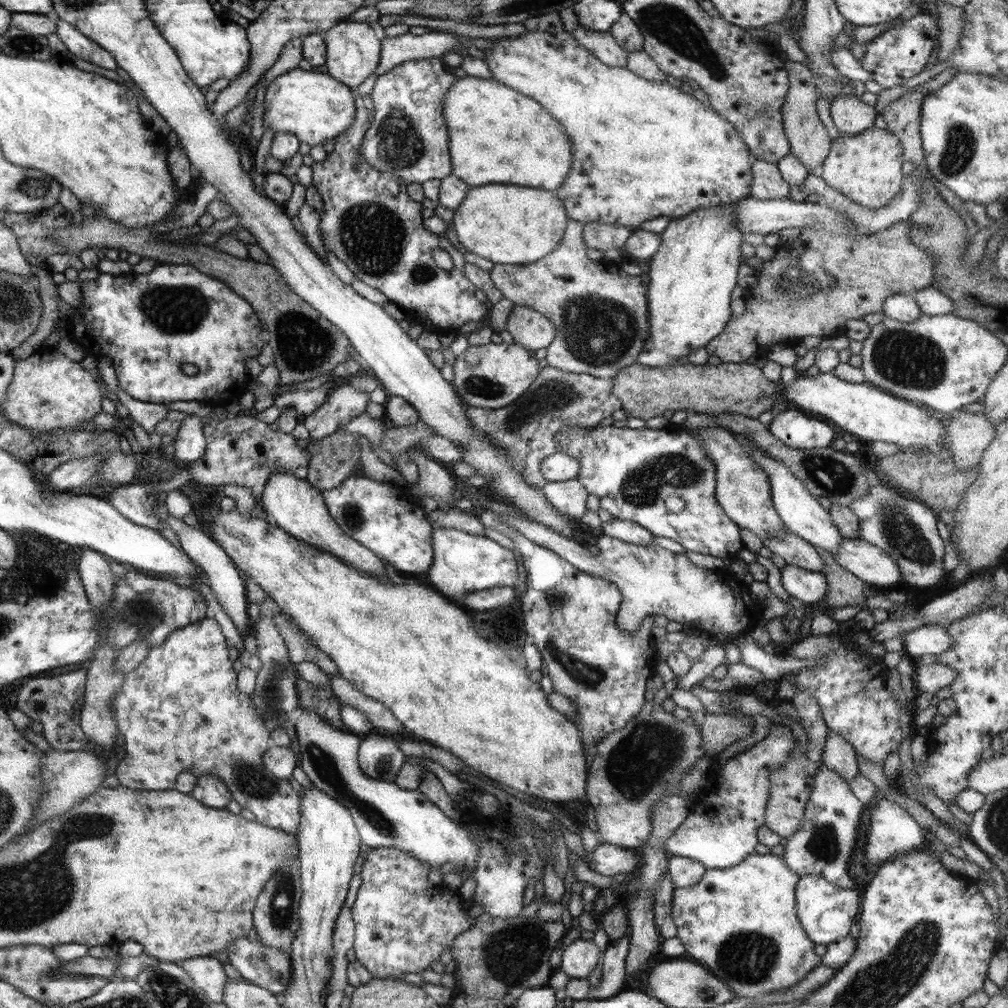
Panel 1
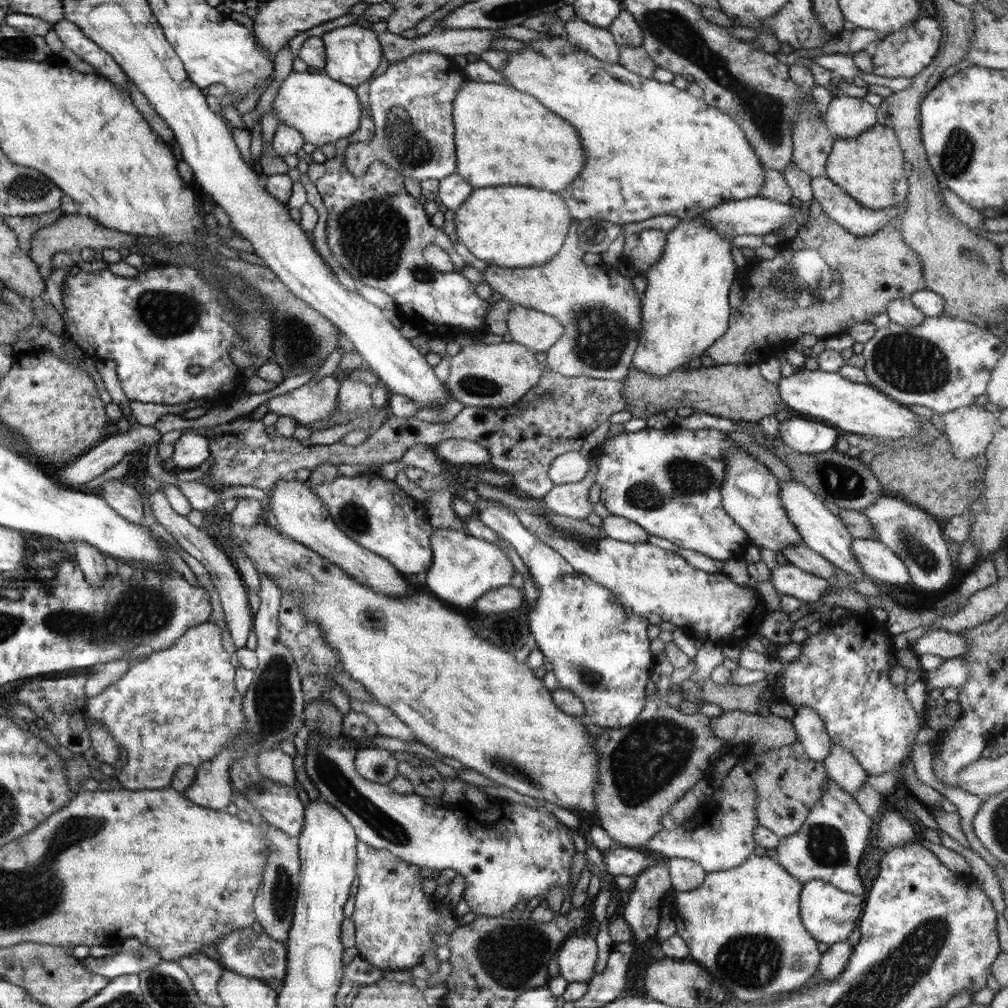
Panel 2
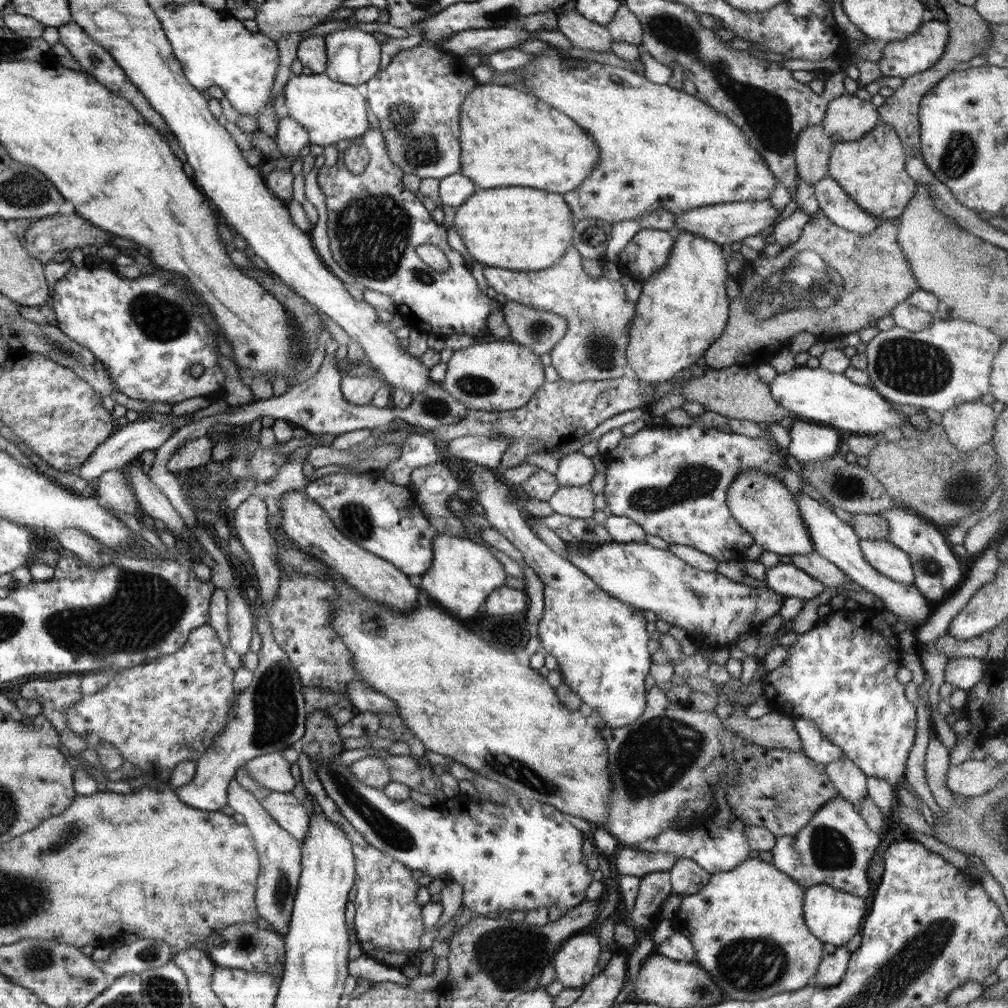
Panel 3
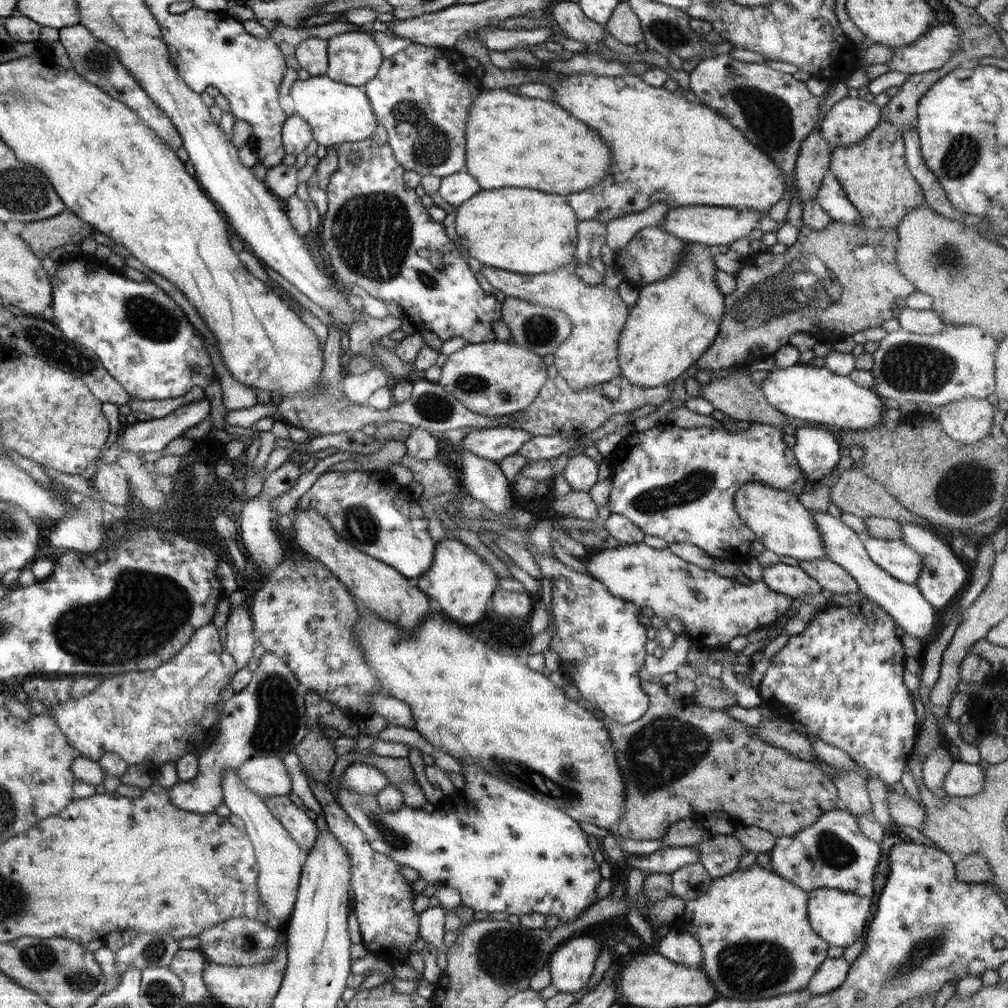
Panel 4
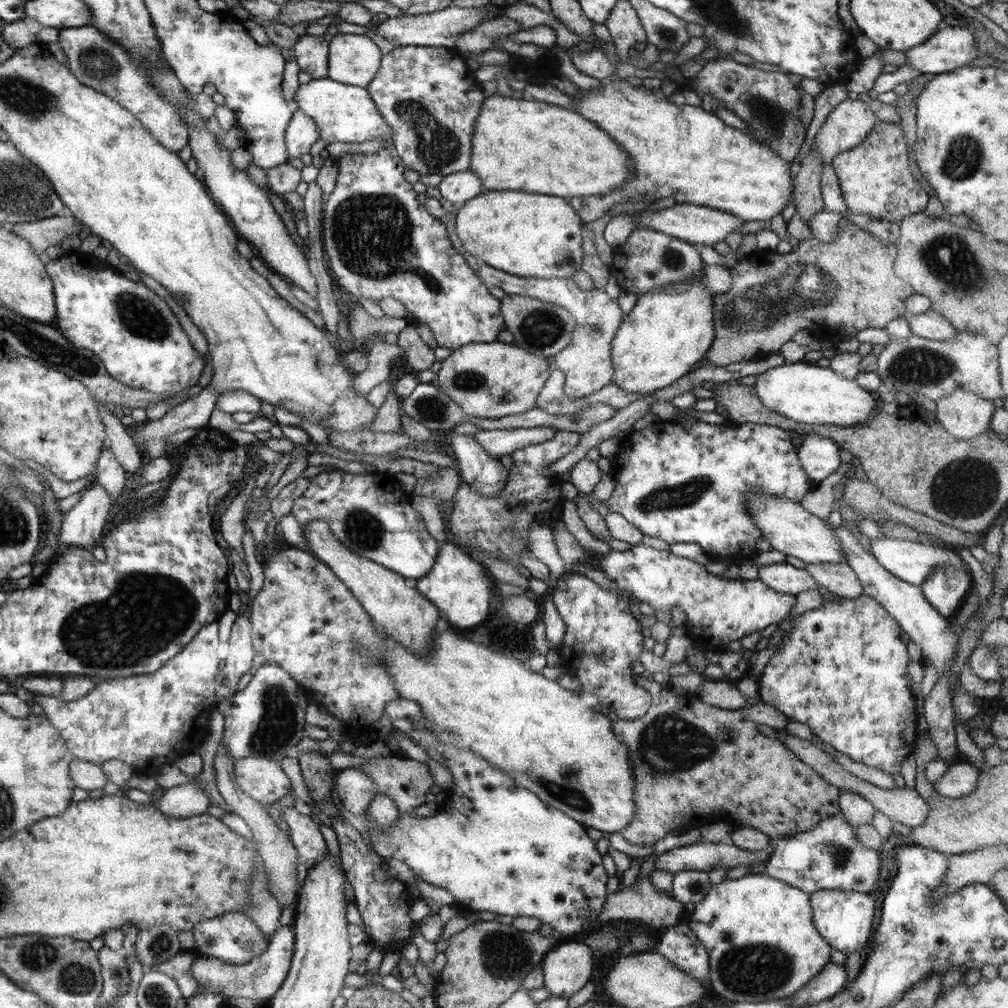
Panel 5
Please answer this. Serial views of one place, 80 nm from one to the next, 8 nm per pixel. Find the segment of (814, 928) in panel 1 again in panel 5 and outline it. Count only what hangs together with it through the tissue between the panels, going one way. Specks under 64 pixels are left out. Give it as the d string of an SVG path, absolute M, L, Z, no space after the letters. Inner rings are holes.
M818 890L811 893L812 923L820 937L830 944L830 947L846 954L861 952L872 942L872 922L876 914L876 902L869 894L850 893L840 890Z

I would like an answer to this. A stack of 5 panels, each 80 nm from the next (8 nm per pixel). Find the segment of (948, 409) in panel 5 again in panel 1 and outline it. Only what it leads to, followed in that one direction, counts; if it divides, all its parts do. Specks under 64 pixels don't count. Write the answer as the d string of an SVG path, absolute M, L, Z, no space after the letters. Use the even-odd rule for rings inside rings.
M961 409L952 412L945 425L947 446L958 470L976 467L995 438L994 425L982 413L969 414Z

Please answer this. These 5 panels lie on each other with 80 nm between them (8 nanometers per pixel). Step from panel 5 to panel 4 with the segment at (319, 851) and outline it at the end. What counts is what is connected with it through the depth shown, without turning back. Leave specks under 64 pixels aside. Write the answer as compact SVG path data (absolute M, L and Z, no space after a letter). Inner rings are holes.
M289 795L264 797L263 801L302 850L308 852L315 845L319 834L316 824L302 808L292 804Z

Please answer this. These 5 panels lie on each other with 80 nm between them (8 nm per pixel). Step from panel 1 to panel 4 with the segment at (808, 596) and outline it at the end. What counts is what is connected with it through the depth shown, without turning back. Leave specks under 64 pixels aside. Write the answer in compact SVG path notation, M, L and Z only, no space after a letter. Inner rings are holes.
M785 563L763 567L761 580L777 593L793 599L812 596L823 589L805 570Z

